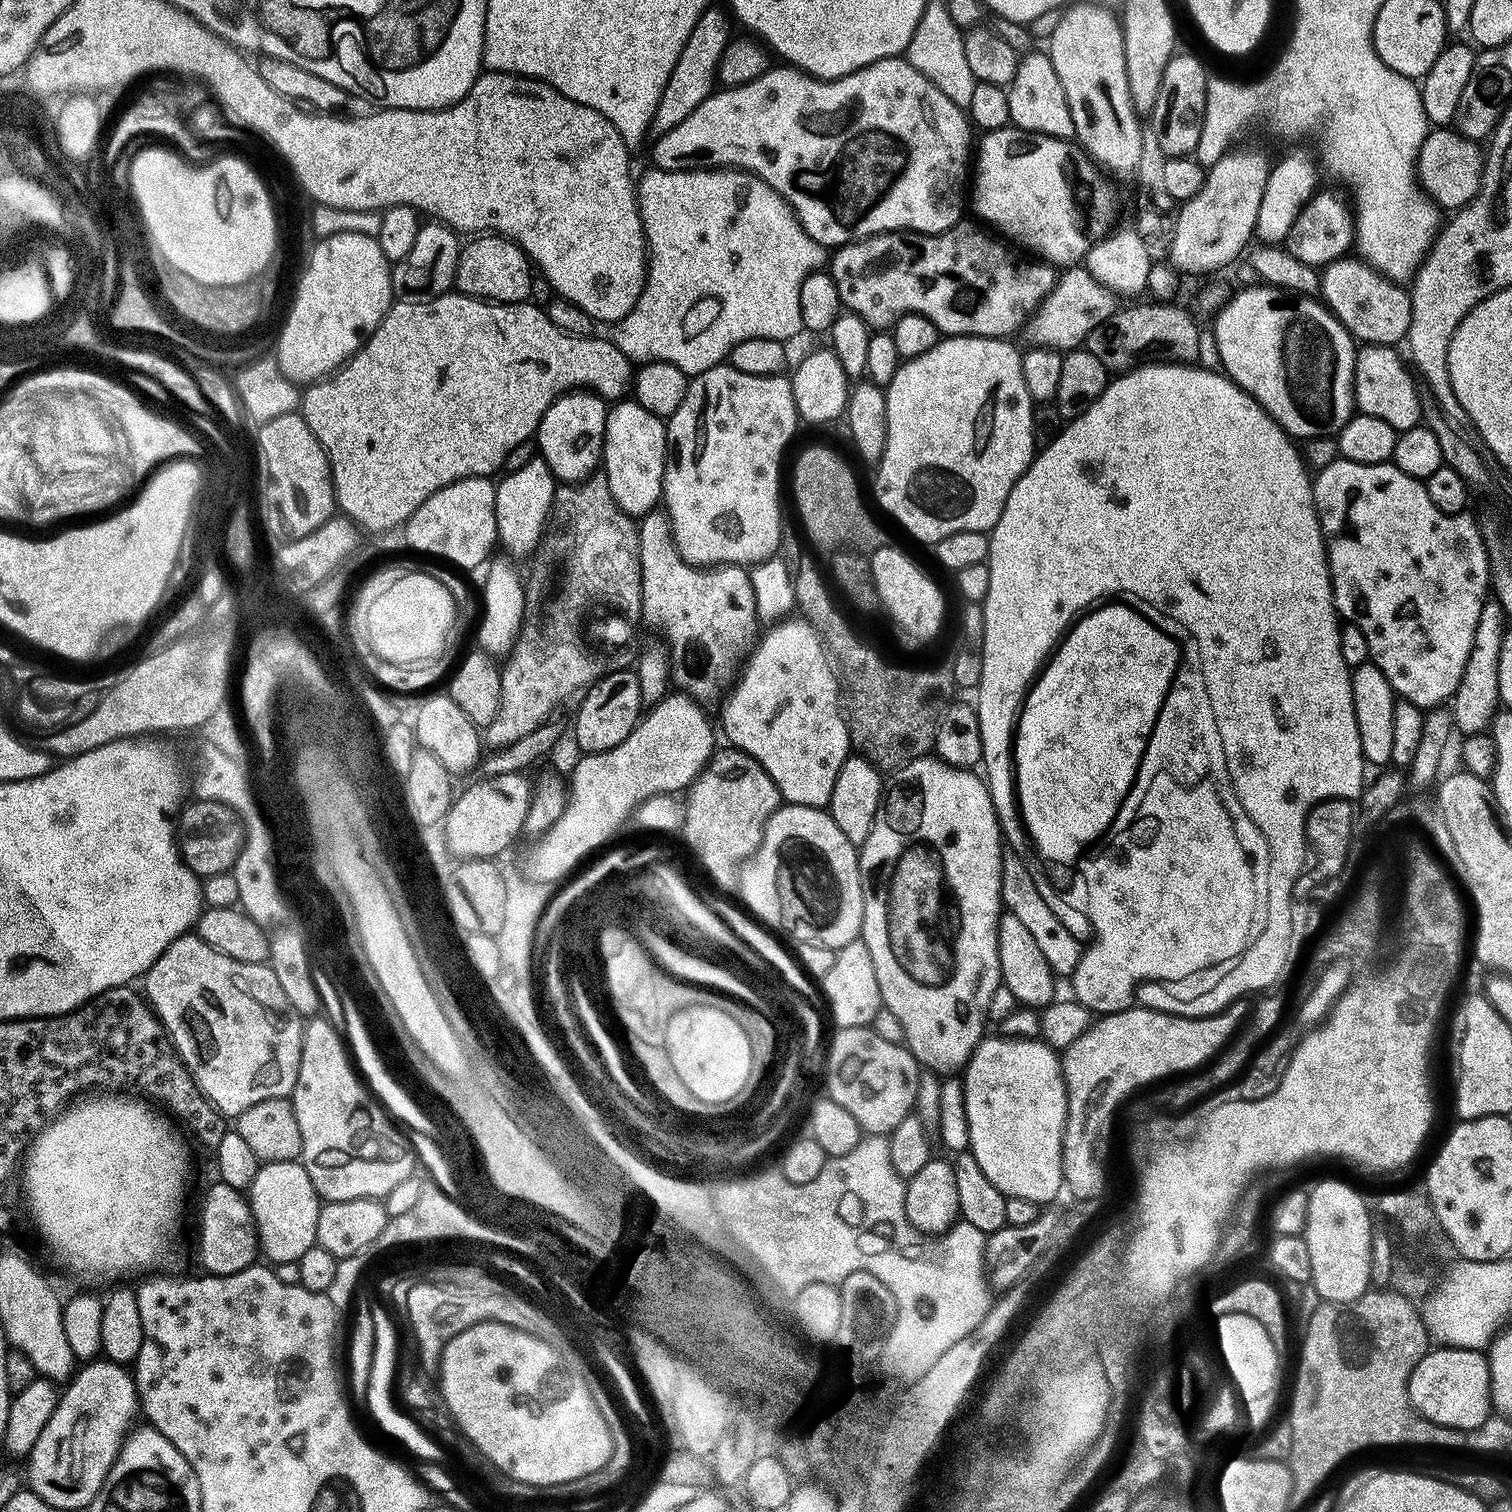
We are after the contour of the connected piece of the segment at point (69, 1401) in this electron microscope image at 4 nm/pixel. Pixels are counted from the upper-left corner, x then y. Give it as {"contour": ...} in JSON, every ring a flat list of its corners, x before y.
{"contour":[[107,1358,85,1363,67,1381,66,1387,68,1389,60,1392,60,1401,50,1422,46,1422,42,1435,26,1458,26,1484,38,1498,58,1510,84,1510,106,1482,124,1439,137,1423,140,1397,136,1394,133,1373,125,1365]]}

